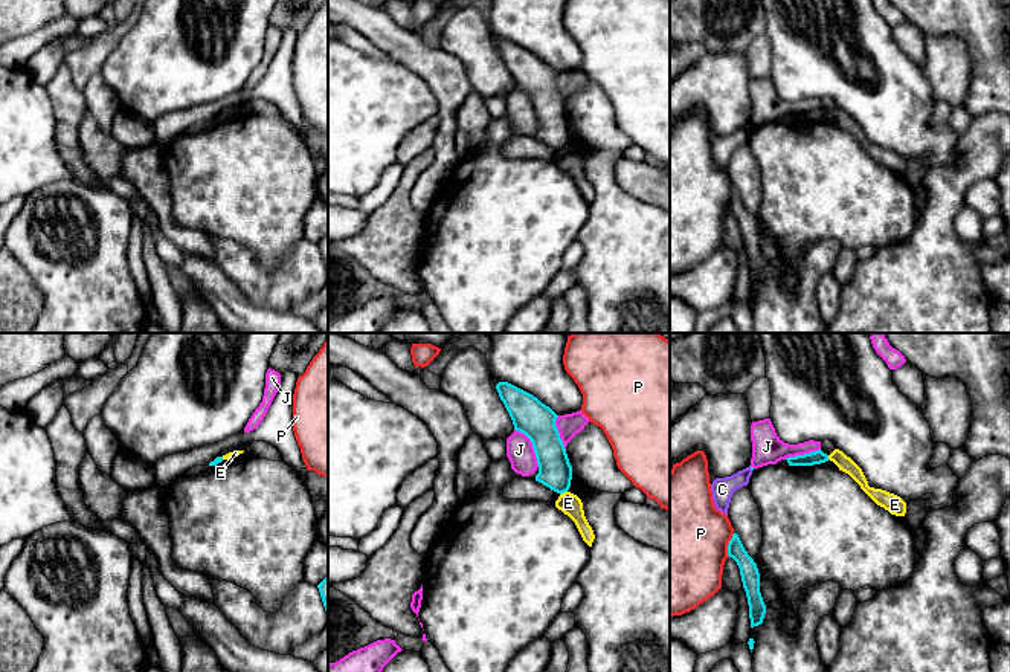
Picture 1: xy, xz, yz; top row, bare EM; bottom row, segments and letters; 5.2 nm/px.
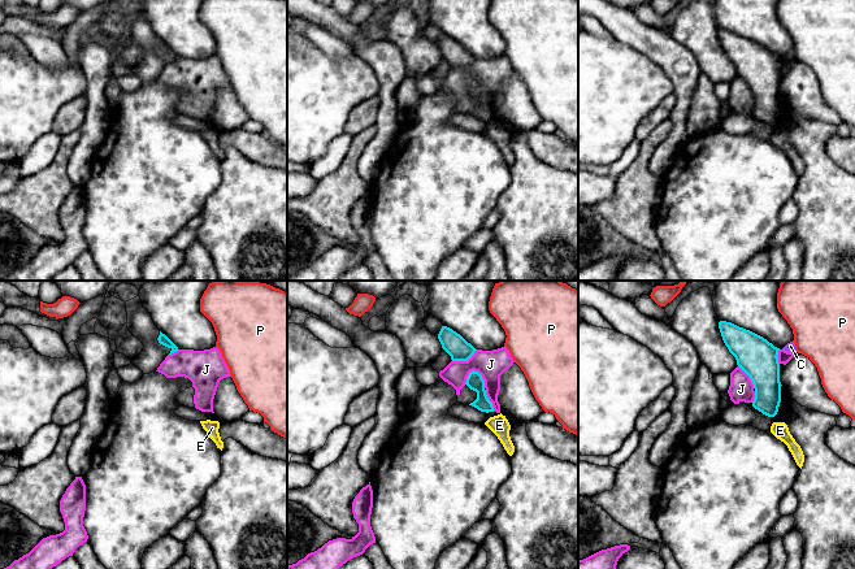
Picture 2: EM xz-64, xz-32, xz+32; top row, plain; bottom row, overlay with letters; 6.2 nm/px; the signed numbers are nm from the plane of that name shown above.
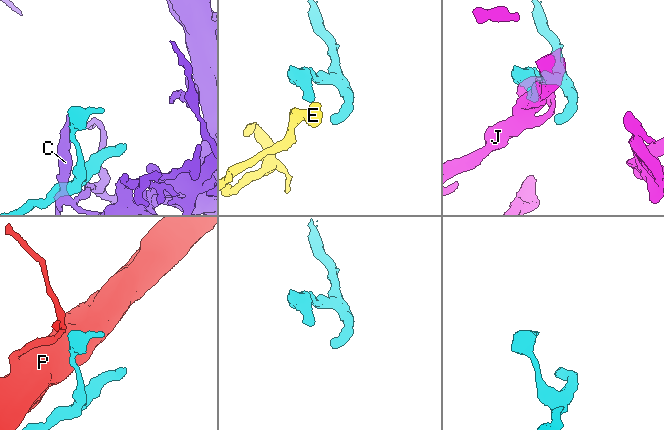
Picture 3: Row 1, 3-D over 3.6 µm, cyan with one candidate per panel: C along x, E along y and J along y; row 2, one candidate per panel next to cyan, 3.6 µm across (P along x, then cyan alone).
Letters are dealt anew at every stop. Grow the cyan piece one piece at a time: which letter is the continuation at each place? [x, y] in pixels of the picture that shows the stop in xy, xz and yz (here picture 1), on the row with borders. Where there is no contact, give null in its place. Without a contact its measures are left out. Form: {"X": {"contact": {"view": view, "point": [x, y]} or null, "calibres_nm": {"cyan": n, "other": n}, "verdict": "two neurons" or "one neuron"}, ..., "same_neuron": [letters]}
{"C": {"contact": {"view": "yz", "point": [751, 468]}, "calibres_nm": {"cyan": 20, "other": 120}, "verdict": "two neurons"}, "E": {"contact": {"view": "xz", "point": [563, 492]}, "calibres_nm": {"cyan": 180, "other": 110}, "verdict": "two neurons"}, "J": {"contact": {"view": "xz", "point": [533, 446]}, "calibres_nm": {"cyan": 190, "other": 140}, "verdict": "two neurons"}, "P": {"contact": {"view": "yz", "point": [728, 546]}, "calibres_nm": {"cyan": 100, "other": 500}, "verdict": "two neurons"}, "same_neuron": []}

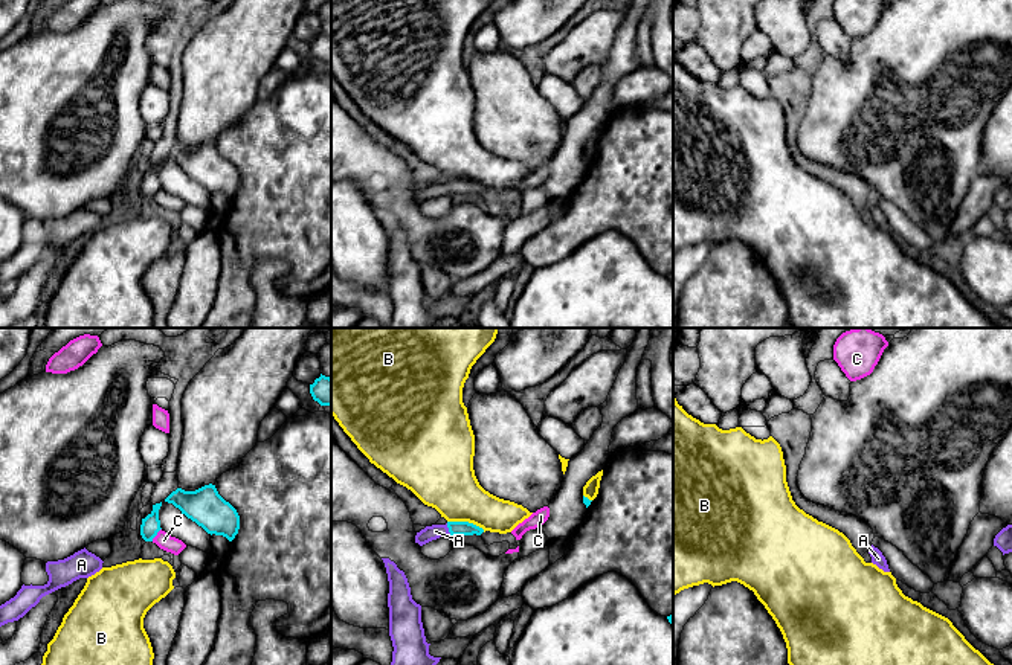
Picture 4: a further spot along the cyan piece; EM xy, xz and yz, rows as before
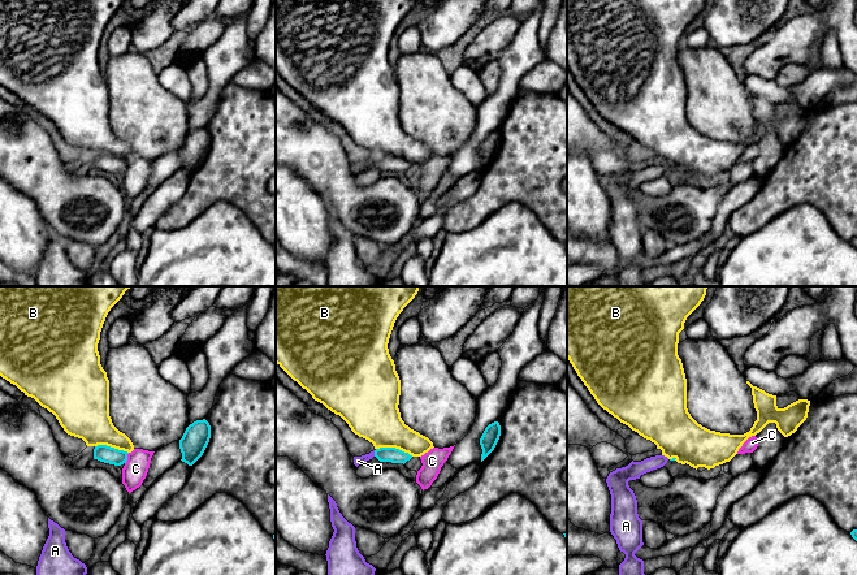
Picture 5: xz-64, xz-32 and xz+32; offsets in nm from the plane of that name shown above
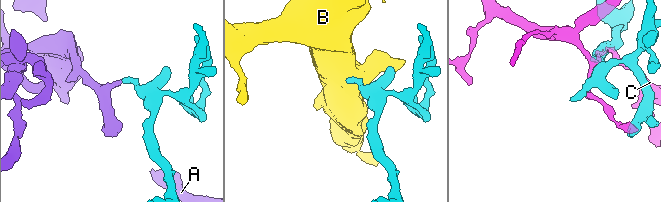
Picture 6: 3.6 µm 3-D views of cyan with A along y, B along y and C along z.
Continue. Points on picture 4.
{"A": {"contact": {"view": "xz", "point": [447, 526]}, "calibres_nm": {"cyan": 80, "other": 80}, "verdict": "one neuron"}, "B": {"contact": {"view": "xz", "point": [466, 522]}, "calibres_nm": {"cyan": 80, "other": 320}, "verdict": "two neurons"}, "C": {"contact": {"view": "xy", "point": [156, 534]}, "calibres_nm": {"cyan": 100, "other": 90}, "verdict": "two neurons"}, "same_neuron": ["A"]}

